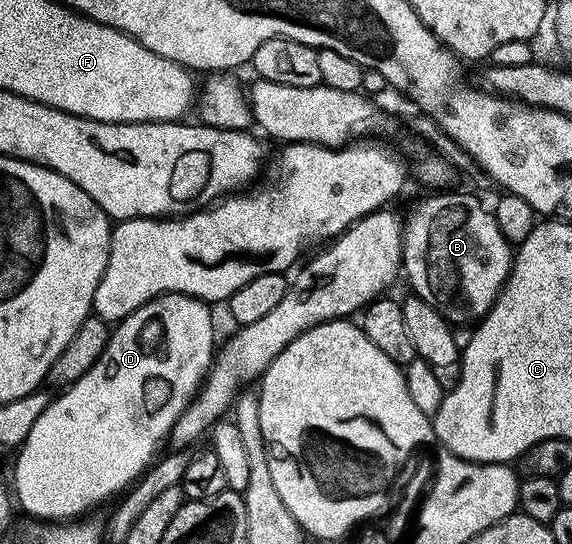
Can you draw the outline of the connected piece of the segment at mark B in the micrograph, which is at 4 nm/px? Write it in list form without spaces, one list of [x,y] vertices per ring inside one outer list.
[[[438,191],[427,201],[422,201],[410,214],[405,214],[404,228],[402,231],[402,269],[404,277],[410,280],[413,296],[427,301],[434,309],[443,314],[446,320],[455,326],[477,323],[485,317],[489,309],[494,306],[494,300],[500,295],[500,291],[505,287],[507,279],[510,277],[510,266],[512,264],[512,245],[504,239],[500,227],[496,223],[493,212],[489,208],[482,206],[482,201],[478,197],[473,197],[470,193],[452,193],[453,191]]]

